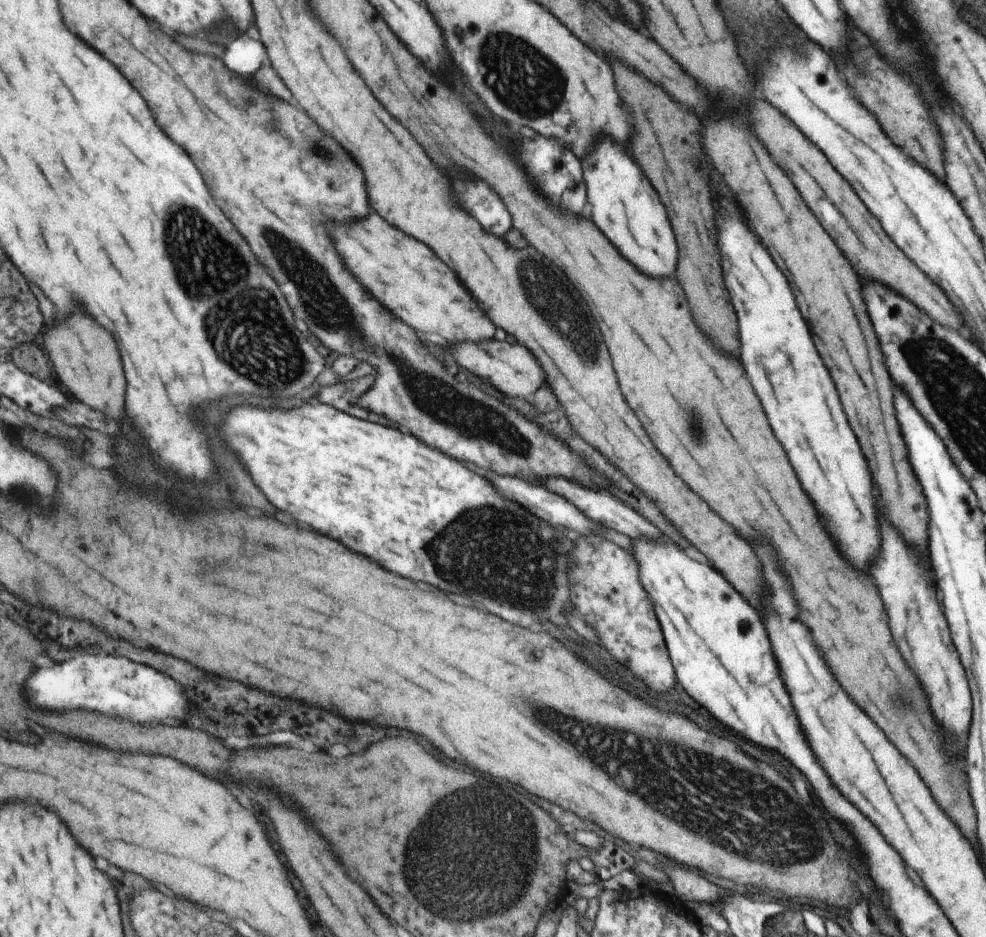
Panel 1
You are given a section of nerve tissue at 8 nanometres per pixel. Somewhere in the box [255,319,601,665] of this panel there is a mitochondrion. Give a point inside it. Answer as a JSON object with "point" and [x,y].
{"point":[499,546]}

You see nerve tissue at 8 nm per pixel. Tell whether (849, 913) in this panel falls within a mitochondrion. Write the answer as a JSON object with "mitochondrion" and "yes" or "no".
{"mitochondrion":"no"}

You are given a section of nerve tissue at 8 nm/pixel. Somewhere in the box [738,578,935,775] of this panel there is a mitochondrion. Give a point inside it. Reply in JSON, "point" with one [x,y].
{"point":[903,699]}

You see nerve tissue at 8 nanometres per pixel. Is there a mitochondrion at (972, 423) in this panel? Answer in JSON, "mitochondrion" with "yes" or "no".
{"mitochondrion":"yes"}

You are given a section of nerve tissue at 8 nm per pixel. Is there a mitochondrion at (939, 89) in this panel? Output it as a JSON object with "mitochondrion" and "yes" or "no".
{"mitochondrion":"no"}

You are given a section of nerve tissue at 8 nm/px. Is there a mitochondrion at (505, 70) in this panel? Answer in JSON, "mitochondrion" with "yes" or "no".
{"mitochondrion":"yes"}

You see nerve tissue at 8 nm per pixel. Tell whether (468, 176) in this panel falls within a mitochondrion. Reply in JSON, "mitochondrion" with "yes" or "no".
{"mitochondrion":"no"}

